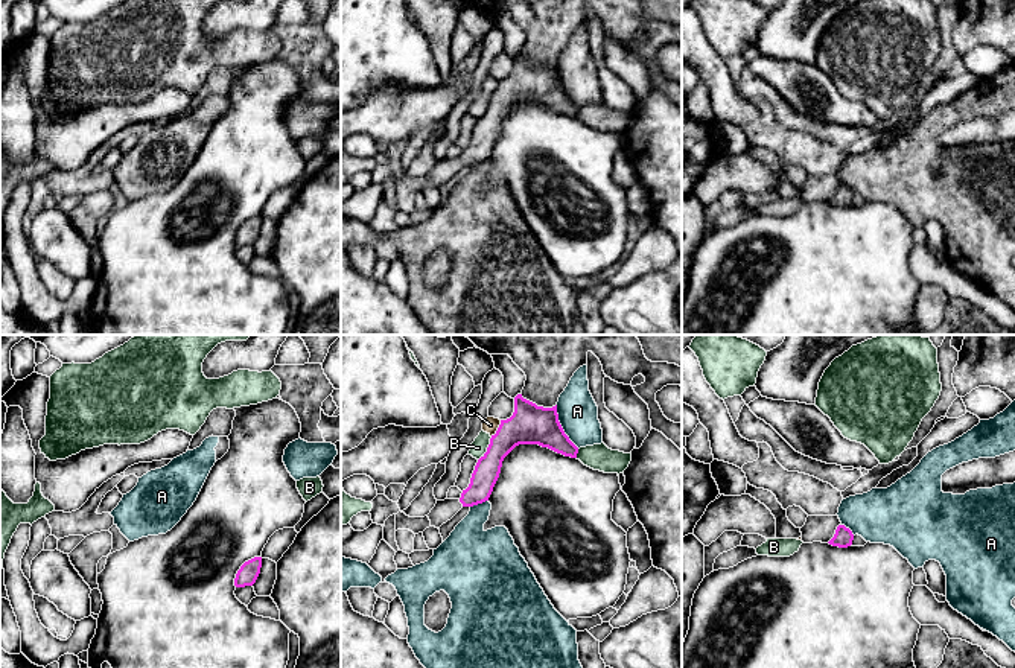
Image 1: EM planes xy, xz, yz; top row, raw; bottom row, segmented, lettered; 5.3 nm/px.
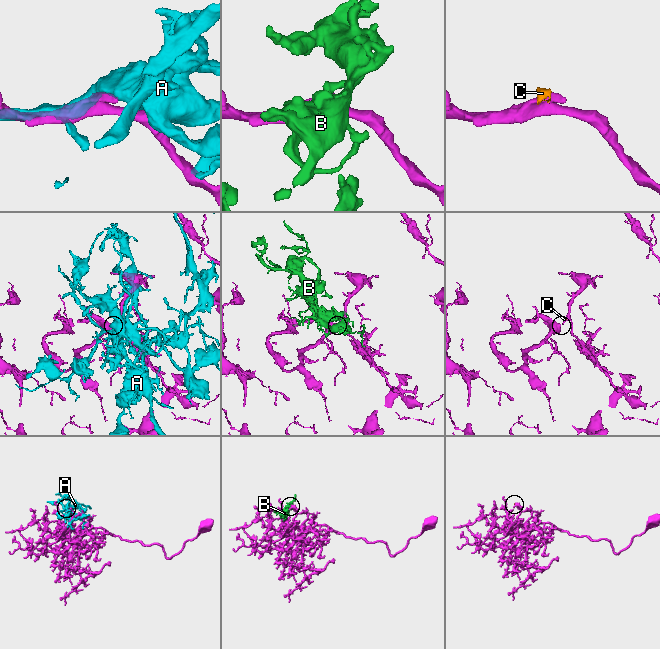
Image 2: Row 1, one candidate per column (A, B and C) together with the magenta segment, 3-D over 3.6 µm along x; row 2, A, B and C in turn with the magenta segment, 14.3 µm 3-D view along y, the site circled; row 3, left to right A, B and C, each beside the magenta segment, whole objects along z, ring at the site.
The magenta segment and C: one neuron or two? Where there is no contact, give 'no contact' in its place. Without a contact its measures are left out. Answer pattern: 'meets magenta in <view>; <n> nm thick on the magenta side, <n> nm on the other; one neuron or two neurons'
meets magenta in xz; 200 nm thick on the magenta side, 90 nm on the other; two neurons

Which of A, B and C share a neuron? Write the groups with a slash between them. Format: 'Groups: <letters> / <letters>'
Groups: A / B C

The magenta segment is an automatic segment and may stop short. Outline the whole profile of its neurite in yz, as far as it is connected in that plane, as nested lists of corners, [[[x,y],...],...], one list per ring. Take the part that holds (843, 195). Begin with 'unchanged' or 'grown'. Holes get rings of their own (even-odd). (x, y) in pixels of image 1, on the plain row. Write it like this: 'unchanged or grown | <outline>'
unchanged | [[[838,184],[834,196],[828,202],[838,207],[848,207],[852,204],[852,199],[854,199],[852,190],[845,184]]]

